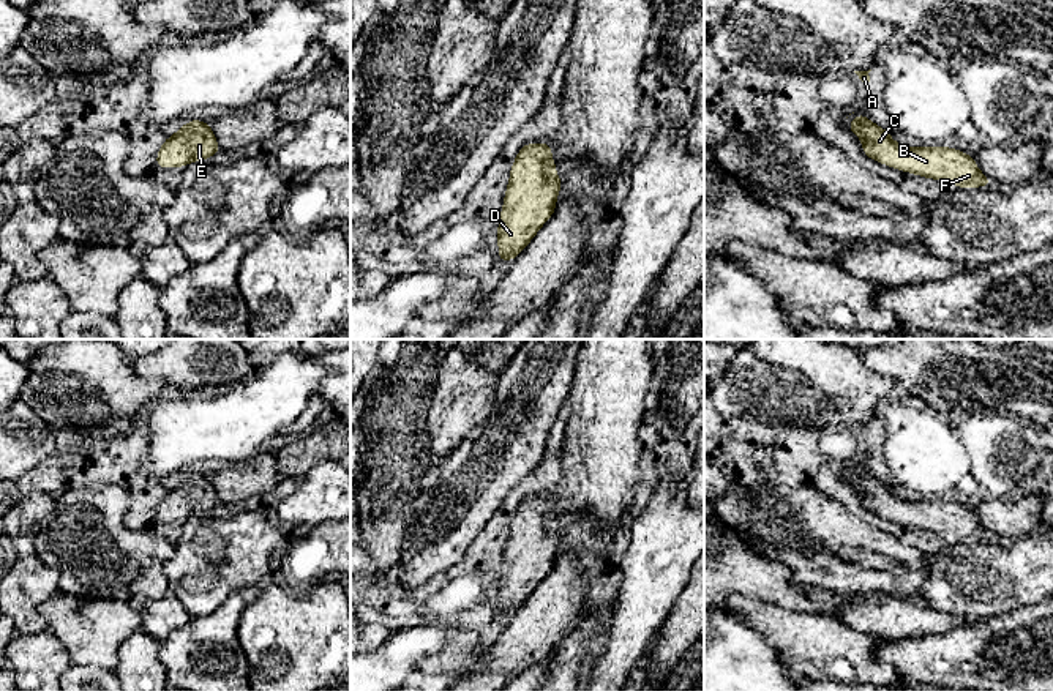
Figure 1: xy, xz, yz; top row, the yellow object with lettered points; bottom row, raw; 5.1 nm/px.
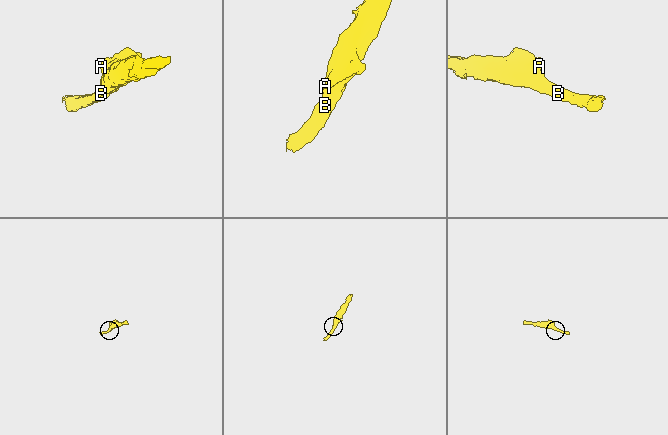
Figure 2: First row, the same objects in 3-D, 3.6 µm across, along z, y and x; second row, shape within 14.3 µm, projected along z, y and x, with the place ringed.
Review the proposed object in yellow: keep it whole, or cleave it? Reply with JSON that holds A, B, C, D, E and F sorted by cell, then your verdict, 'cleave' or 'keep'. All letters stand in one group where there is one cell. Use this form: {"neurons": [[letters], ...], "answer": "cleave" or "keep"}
{"neurons": [["A", "B", "C", "D", "E", "F"]], "answer": "keep"}

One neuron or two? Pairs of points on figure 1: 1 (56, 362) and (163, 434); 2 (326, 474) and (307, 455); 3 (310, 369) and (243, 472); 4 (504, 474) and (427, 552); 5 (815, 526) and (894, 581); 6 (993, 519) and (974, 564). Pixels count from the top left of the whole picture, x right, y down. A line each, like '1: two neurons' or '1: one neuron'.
1: two neurons
2: two neurons
3: two neurons
4: one neuron
5: one neuron
6: two neurons

